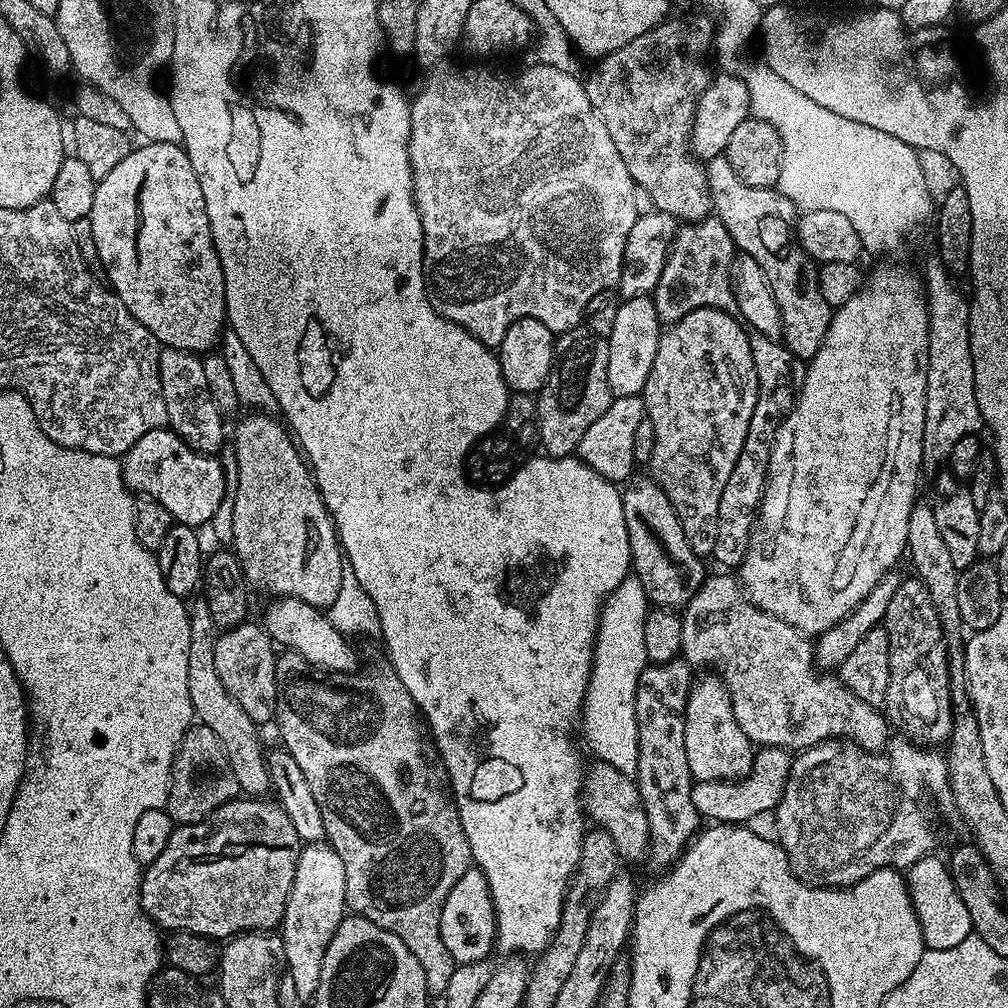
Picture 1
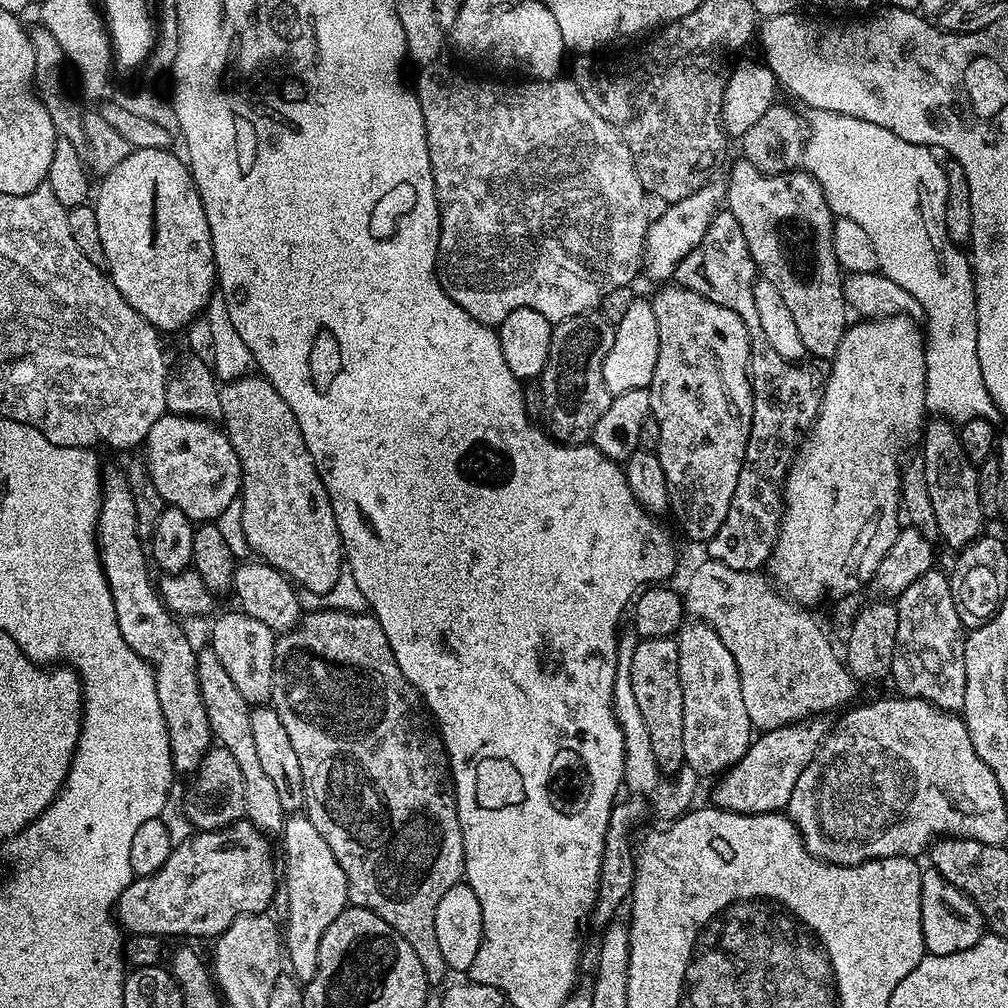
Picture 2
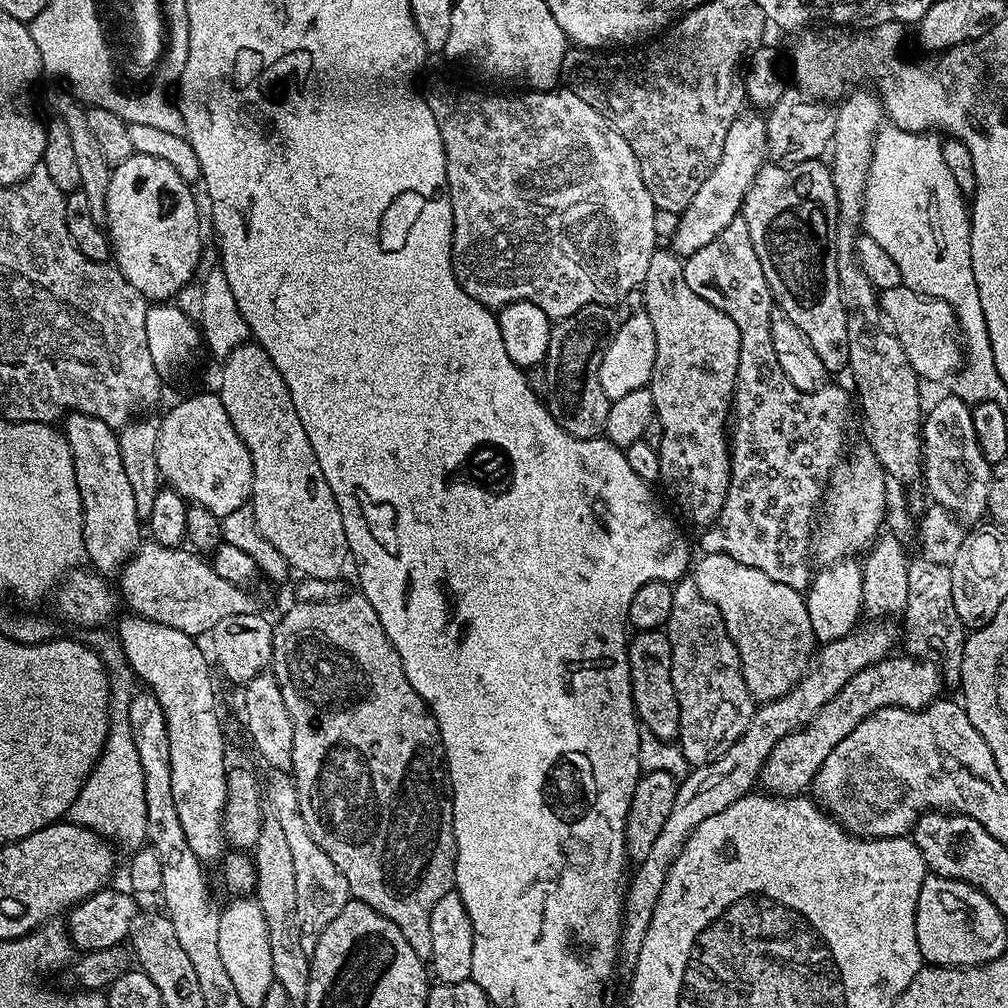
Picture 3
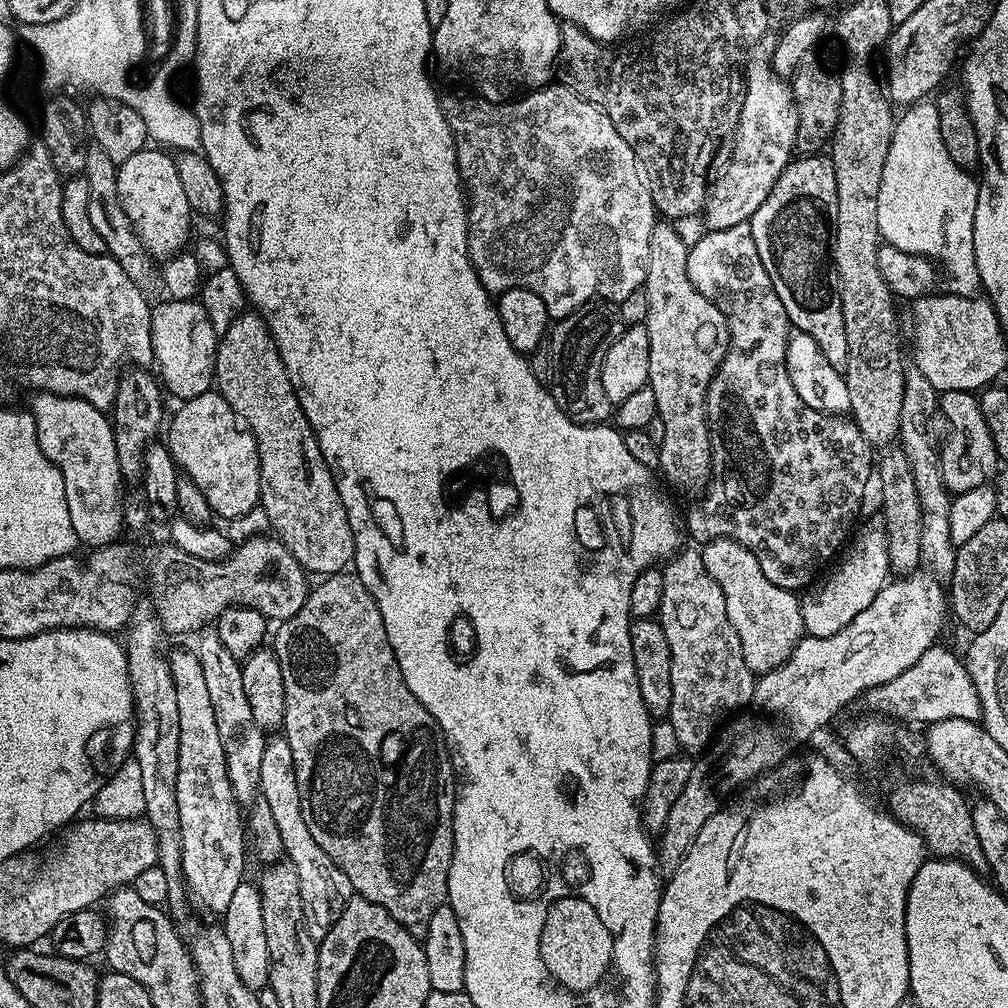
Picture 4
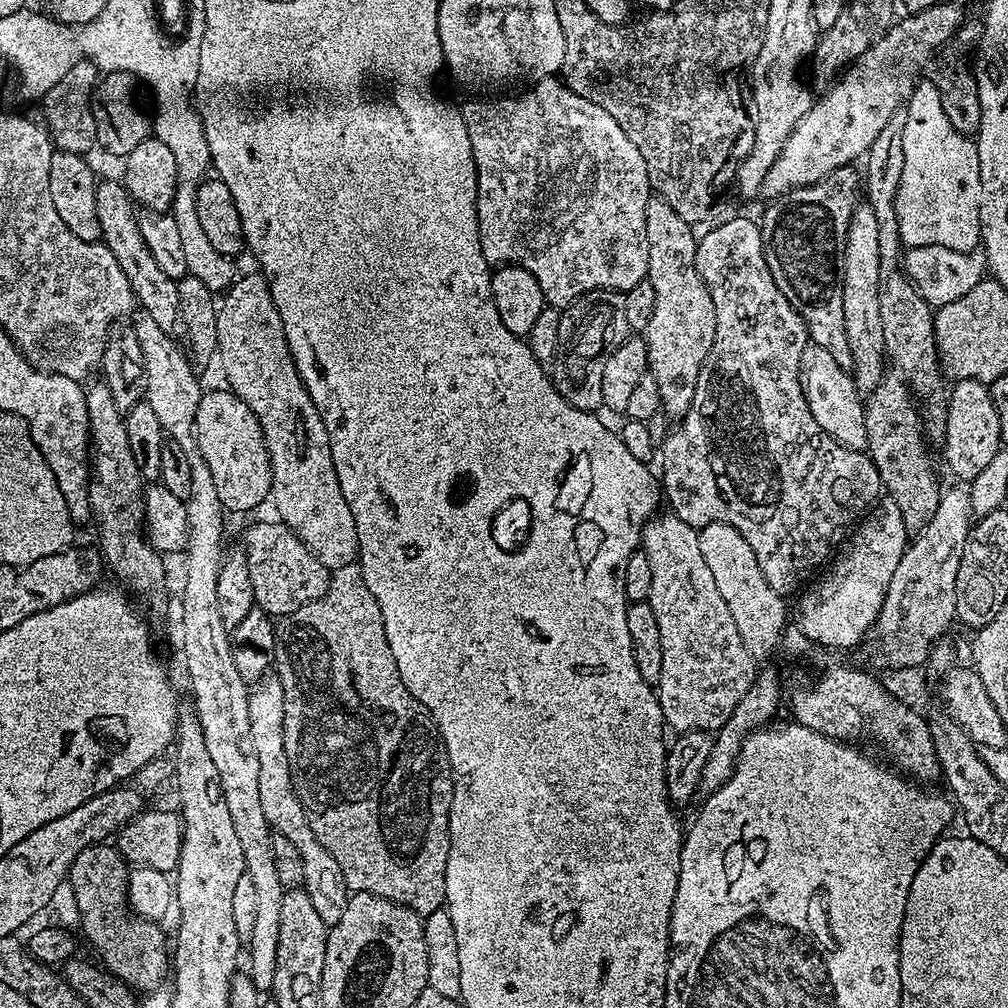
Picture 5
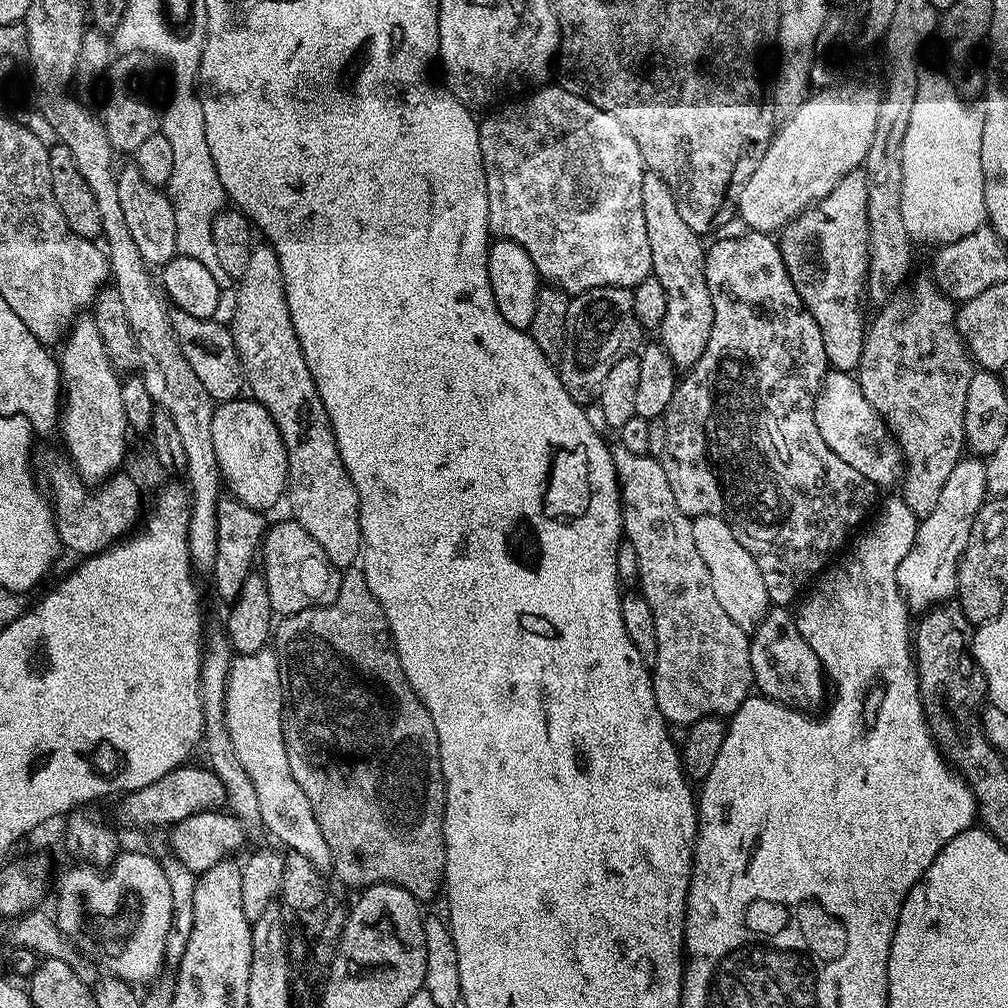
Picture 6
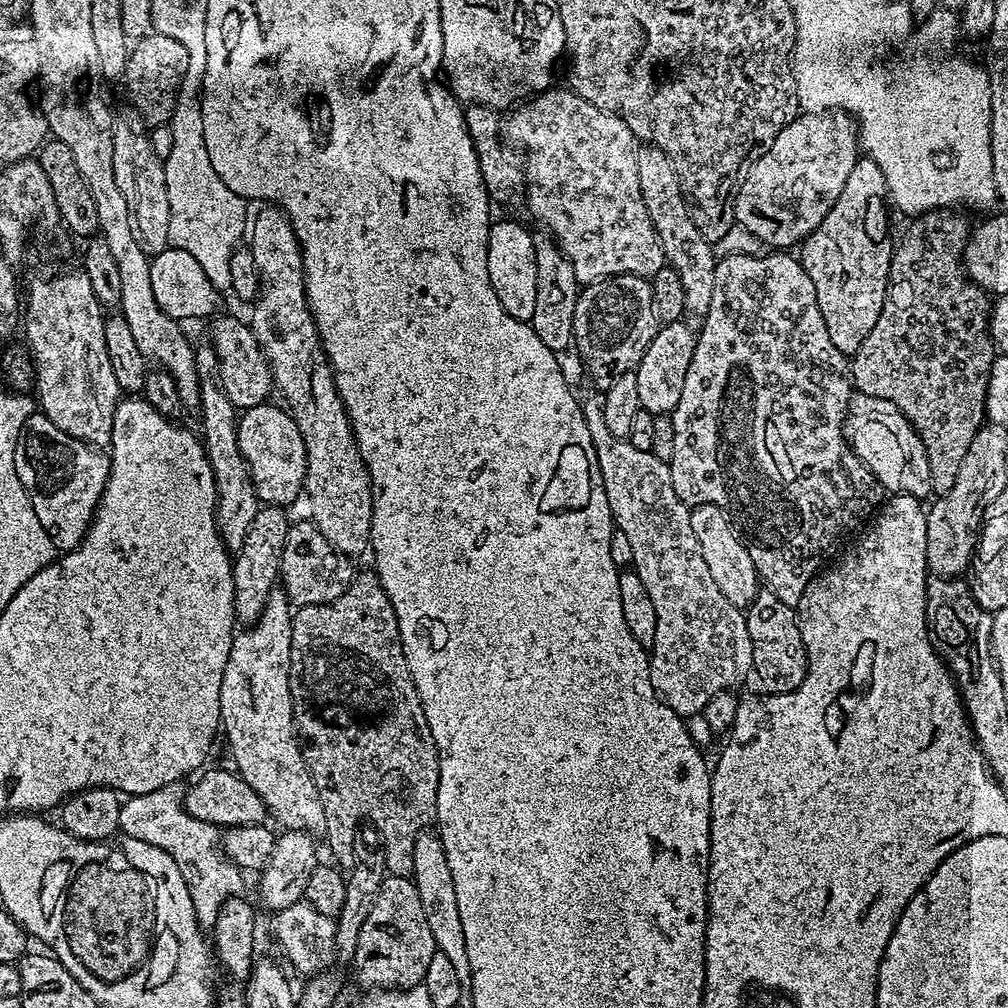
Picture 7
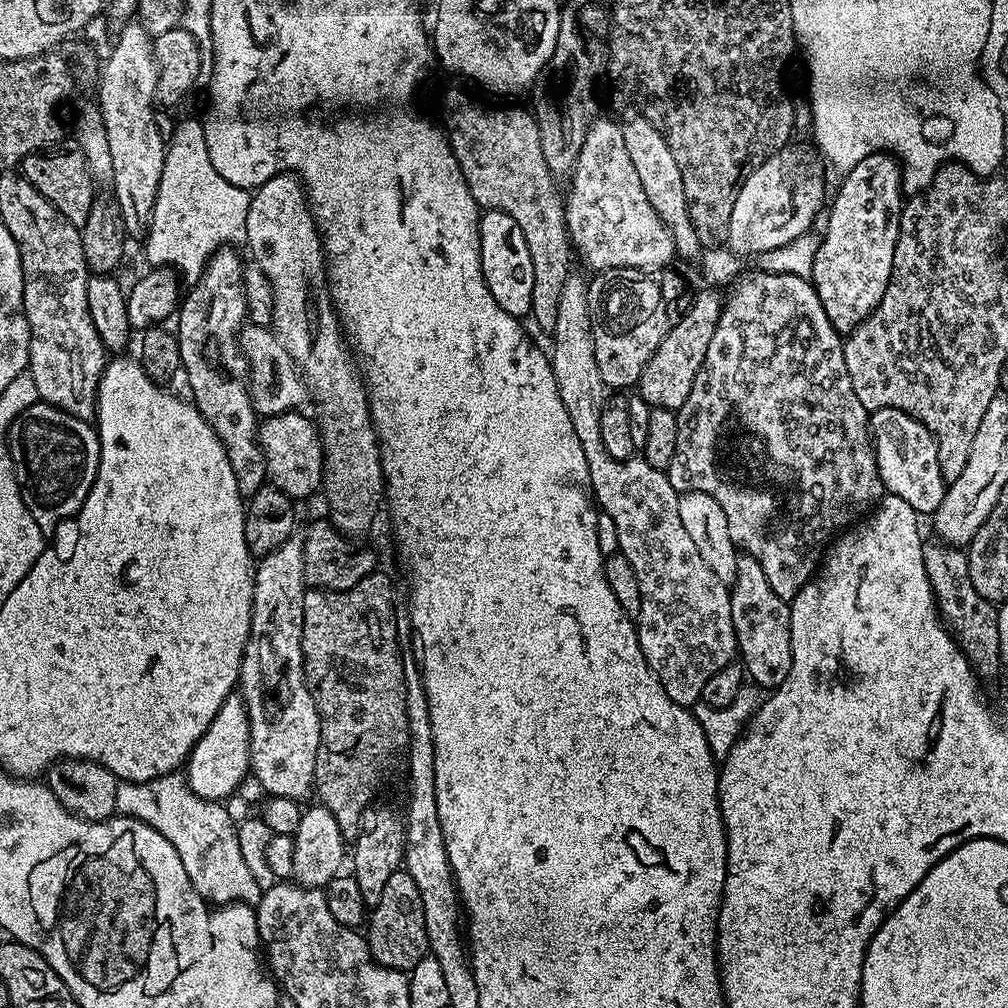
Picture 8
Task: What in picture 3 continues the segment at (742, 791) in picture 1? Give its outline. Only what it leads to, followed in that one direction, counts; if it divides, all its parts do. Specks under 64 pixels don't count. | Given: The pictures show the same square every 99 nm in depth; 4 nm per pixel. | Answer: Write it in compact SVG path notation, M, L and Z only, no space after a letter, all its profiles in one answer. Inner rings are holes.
M907 654L895 656L879 660L854 674L828 704L820 707L811 722L776 743L760 771L758 784L765 793L775 797L803 793L818 774L822 762L826 762L830 750L870 714L883 708L924 708L938 699L942 689L939 667Z

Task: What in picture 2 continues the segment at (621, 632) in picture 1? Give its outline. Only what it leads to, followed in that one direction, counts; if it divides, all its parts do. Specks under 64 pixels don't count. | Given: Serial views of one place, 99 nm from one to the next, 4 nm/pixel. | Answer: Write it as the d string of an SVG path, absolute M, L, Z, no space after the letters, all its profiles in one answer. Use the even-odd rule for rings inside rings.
M621 635L618 640L618 651L616 653L616 681L614 682L614 694L612 695L612 706L616 710L616 720L622 730L624 739L624 784L633 797L643 798L651 802L656 800L656 808L660 812L681 811L680 803L691 805L696 796L696 787L702 784L701 777L696 775L693 768L685 767L675 773L676 780L671 784L671 779L666 778L661 772L658 762L654 758L654 750L650 747L650 733L646 730L646 722L642 719L642 710L638 710L638 702L634 702L634 690L630 686L630 662L636 649L638 640L635 635Z

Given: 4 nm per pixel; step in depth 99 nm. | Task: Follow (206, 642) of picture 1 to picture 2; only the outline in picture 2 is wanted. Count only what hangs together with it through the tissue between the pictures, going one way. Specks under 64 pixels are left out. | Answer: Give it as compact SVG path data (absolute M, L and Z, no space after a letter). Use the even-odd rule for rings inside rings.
M210 646L201 647L196 653L196 669L198 670L198 690L202 702L206 706L206 718L212 727L212 735L219 747L230 750L234 754L234 762L238 762L238 770L242 770L242 794L246 820L265 834L283 833L286 813L282 801L278 798L274 782L261 766L256 747L254 733L250 726L252 708L238 694L234 682L226 674L222 662L218 662L218 654Z

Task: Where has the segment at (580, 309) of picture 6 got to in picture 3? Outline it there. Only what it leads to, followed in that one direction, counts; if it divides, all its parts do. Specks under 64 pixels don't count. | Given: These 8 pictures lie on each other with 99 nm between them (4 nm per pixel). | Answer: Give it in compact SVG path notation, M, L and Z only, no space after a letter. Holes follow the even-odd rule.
M588 304L552 326L548 355L542 365L548 376L548 412L562 430L579 440L597 439L606 426L610 401L602 390L602 382L598 382L598 366L602 366L604 351L609 340L614 338L617 323L609 305Z

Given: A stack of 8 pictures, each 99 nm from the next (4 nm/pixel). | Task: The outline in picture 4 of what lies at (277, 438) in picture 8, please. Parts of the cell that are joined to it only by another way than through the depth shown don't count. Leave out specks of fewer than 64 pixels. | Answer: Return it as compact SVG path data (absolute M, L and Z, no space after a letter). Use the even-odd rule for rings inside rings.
M211 390L199 394L196 398L183 401L179 407L173 416L171 413L166 424L166 443L177 469L190 477L194 486L202 490L202 494L206 494L206 502L210 502L217 517L225 516L228 520L236 520L239 516L246 515L252 507L255 509L260 503L260 459L254 434L244 427L230 402L226 402L226 398L222 398L219 391Z

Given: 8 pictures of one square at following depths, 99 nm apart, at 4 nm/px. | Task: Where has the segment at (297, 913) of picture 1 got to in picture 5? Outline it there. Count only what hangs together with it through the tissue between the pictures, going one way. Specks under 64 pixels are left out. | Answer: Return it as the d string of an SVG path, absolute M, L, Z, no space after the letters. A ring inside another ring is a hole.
M269 674L251 685L248 694L248 710L250 712L250 738L254 742L254 754L258 754L258 791L262 797L262 810L266 813L266 822L273 833L282 838L290 838L294 846L298 846L298 854L302 854L302 874L304 893L314 905L318 918L326 925L334 925L342 918L342 910L348 905L349 890L344 885L342 870L338 870L338 862L314 838L314 830L310 830L310 822L306 822L306 810L302 810L302 802L294 790L294 782L290 774L290 762L286 758L284 745L284 695L282 682Z

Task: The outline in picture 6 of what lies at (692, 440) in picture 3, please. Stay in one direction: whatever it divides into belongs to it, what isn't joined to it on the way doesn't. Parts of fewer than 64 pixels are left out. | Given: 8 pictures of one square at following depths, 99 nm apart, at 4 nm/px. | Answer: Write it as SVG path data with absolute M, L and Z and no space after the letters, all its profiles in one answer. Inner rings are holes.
M645 171L642 178L642 214L646 214L646 238L650 238L652 275L658 278L666 292L666 314L658 329L658 340L677 369L688 370L698 362L698 358L702 358L714 322L714 306L704 273L706 248L701 237L694 230L690 230L690 226L686 226L686 221L679 216L674 194L670 194L670 186L666 186L666 182L658 178L658 174L650 171Z

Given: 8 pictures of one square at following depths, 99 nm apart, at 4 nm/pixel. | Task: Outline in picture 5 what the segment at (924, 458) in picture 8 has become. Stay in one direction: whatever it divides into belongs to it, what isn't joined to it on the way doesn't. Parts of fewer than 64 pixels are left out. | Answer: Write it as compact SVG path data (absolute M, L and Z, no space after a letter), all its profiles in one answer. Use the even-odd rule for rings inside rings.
M809 343L804 349L800 363L800 385L810 406L810 414L814 414L814 422L822 426L827 436L833 436L839 444L853 450L867 449L865 401L861 393L856 391L856 381L845 368L838 366L838 362L834 362L833 356L827 350L822 350L817 344Z

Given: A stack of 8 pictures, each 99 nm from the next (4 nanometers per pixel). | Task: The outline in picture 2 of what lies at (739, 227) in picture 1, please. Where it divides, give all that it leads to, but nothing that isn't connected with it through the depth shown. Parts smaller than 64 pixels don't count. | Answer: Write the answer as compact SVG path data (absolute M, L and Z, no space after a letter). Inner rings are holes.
M737 160L737 164L726 175L727 211L732 212L734 218L738 218L738 226L742 226L742 235L746 238L746 246L756 264L757 273L763 279L774 282L778 294L782 294L782 302L786 302L798 325L805 353L809 357L831 358L838 350L838 342L842 342L844 329L849 327L850 309L844 298L842 269L832 246L834 217L822 194L820 183L803 170L786 172L783 176L767 176L749 160Z

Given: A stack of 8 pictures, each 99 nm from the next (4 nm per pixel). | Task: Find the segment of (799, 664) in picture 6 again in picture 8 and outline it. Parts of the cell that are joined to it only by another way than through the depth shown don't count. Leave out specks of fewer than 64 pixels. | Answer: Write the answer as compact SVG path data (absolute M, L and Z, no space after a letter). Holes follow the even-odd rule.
M747 554L737 555L736 579L730 585L730 618L734 622L738 656L745 673L751 683L761 689L775 690L784 681L786 674L790 674L791 613L789 601L778 598L778 594L770 590L770 582L766 582L766 574L762 574L762 566L758 566L756 559Z

